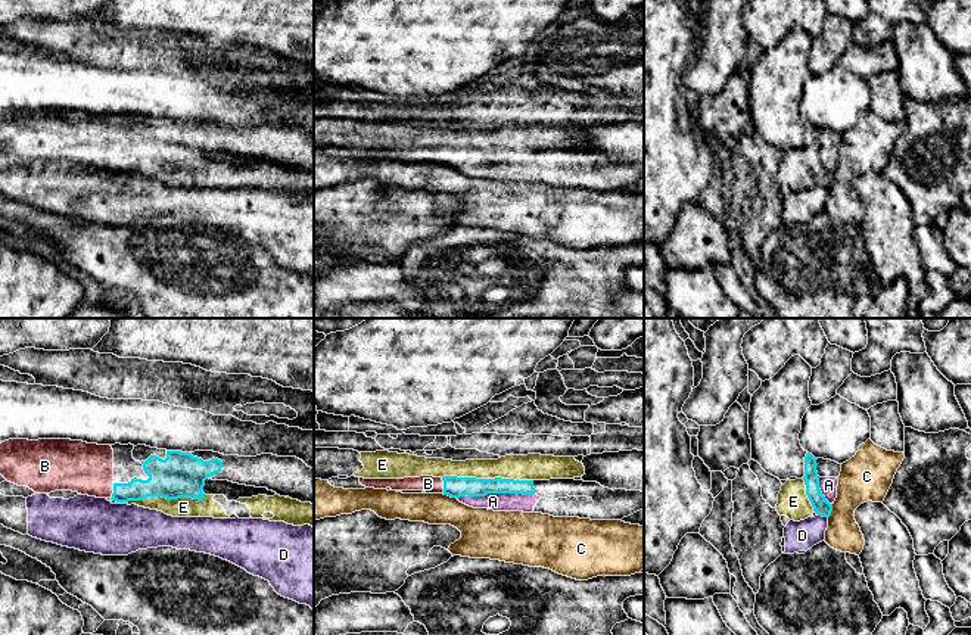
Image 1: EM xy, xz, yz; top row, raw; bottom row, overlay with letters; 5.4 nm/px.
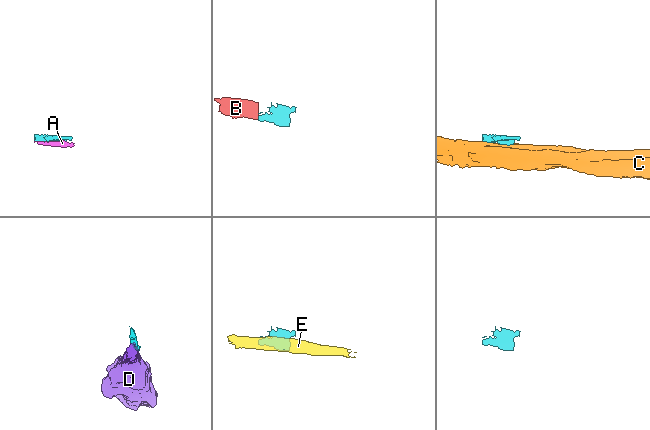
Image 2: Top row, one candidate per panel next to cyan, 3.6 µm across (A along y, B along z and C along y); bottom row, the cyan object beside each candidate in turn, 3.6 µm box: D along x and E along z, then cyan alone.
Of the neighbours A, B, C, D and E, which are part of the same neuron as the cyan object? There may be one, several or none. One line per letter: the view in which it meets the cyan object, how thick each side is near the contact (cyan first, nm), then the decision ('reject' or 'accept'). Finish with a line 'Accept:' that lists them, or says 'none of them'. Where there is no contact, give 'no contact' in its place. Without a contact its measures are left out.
A: contact in xz; calibres 120 and 100 nm; accept
B: contact in xz; calibres 120 and 100 nm; accept
C: contact in xz; calibres 120 and 220 nm; reject
D: contact in yz; calibres 90 and 160 nm; reject
E: contact in xy; calibres 240 and 110 nm; accept
Accept: A, B, E

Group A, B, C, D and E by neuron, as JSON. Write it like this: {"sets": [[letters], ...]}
{"sets": [["A", "B", "E"], ["C"], ["D"]]}

